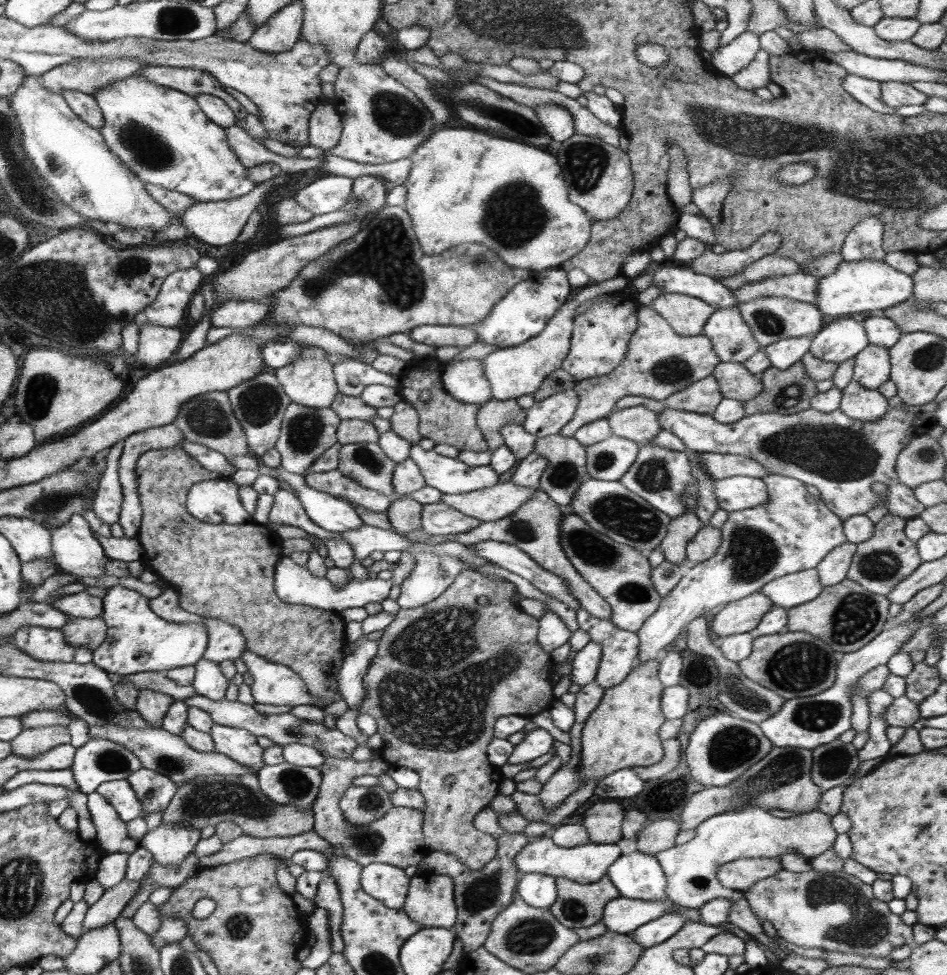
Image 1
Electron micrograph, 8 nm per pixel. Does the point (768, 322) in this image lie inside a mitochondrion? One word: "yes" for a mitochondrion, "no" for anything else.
yes

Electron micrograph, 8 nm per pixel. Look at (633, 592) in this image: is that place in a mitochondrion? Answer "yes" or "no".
yes

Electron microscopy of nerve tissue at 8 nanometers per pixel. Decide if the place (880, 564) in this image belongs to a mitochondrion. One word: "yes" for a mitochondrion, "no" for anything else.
yes

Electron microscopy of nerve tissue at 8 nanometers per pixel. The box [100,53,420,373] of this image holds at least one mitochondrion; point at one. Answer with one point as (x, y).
(148, 149)

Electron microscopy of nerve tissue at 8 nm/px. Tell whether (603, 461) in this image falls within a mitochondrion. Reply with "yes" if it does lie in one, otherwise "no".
yes

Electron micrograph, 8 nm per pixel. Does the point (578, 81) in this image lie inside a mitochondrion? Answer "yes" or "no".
no

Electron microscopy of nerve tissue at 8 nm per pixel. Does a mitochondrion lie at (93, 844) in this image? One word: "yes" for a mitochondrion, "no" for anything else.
no

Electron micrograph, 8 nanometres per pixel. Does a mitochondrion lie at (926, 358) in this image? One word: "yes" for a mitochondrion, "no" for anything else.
yes

